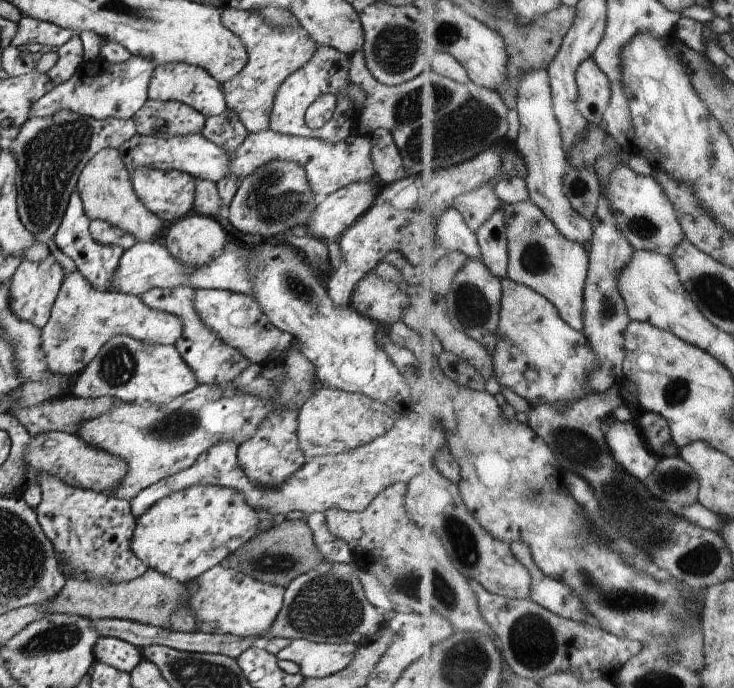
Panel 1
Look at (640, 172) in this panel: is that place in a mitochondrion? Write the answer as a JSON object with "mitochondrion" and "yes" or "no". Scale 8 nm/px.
{"mitochondrion":"no"}

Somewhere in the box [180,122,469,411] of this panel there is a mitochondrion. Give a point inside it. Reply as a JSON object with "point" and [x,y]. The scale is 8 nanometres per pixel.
{"point":[268,198]}

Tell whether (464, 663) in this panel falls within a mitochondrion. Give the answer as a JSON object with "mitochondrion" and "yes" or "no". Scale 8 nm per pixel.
{"mitochondrion":"yes"}

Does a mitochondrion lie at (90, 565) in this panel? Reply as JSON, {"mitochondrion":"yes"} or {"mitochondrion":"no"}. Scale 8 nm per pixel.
{"mitochondrion":"no"}

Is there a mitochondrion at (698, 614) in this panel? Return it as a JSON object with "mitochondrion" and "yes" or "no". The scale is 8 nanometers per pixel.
{"mitochondrion":"no"}

